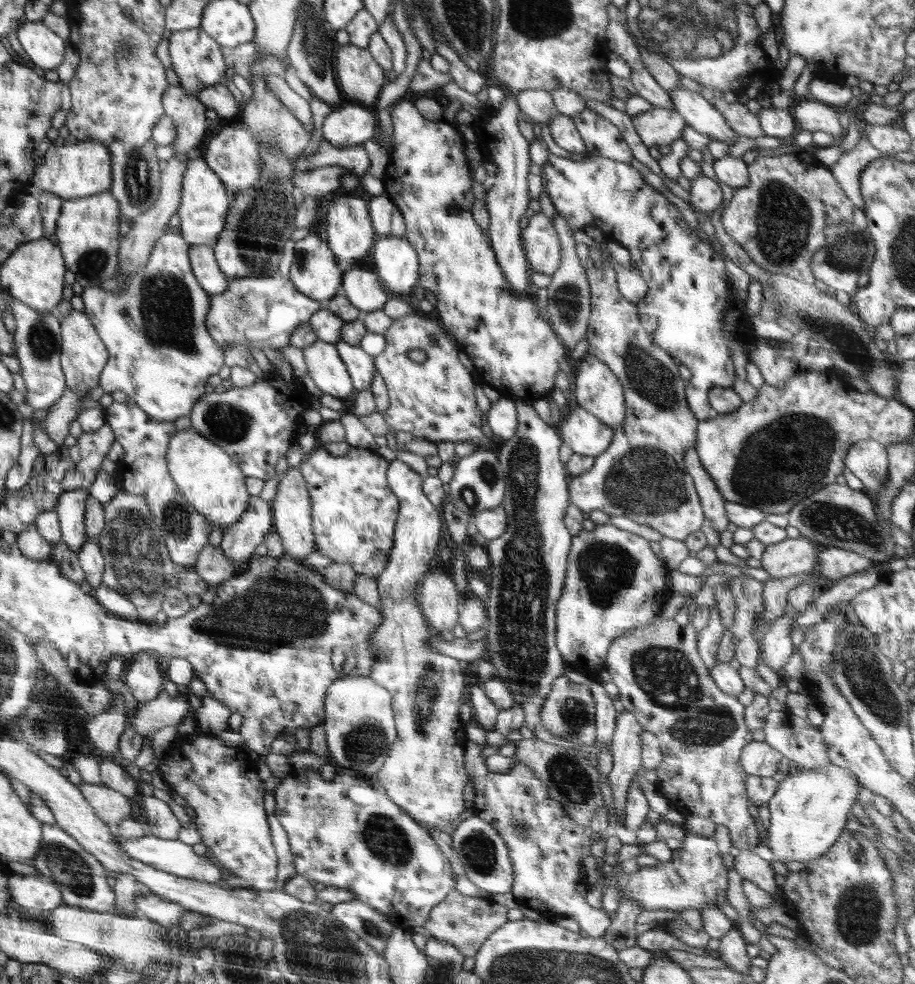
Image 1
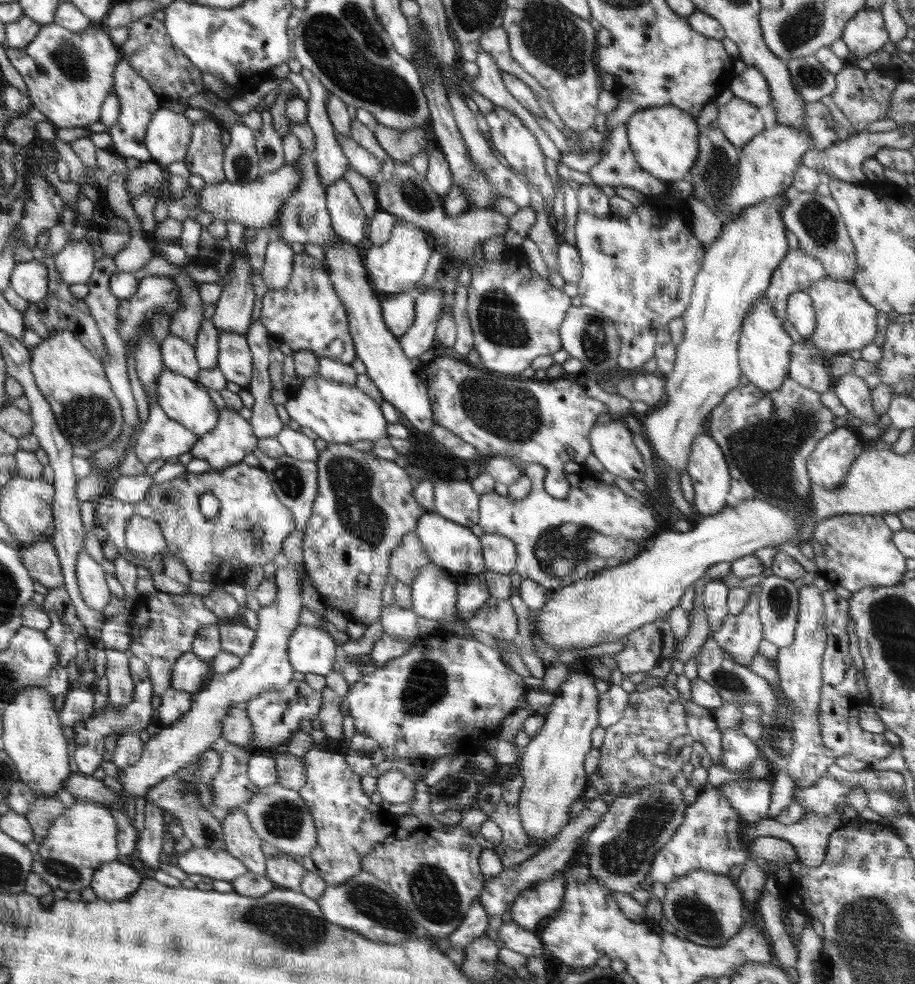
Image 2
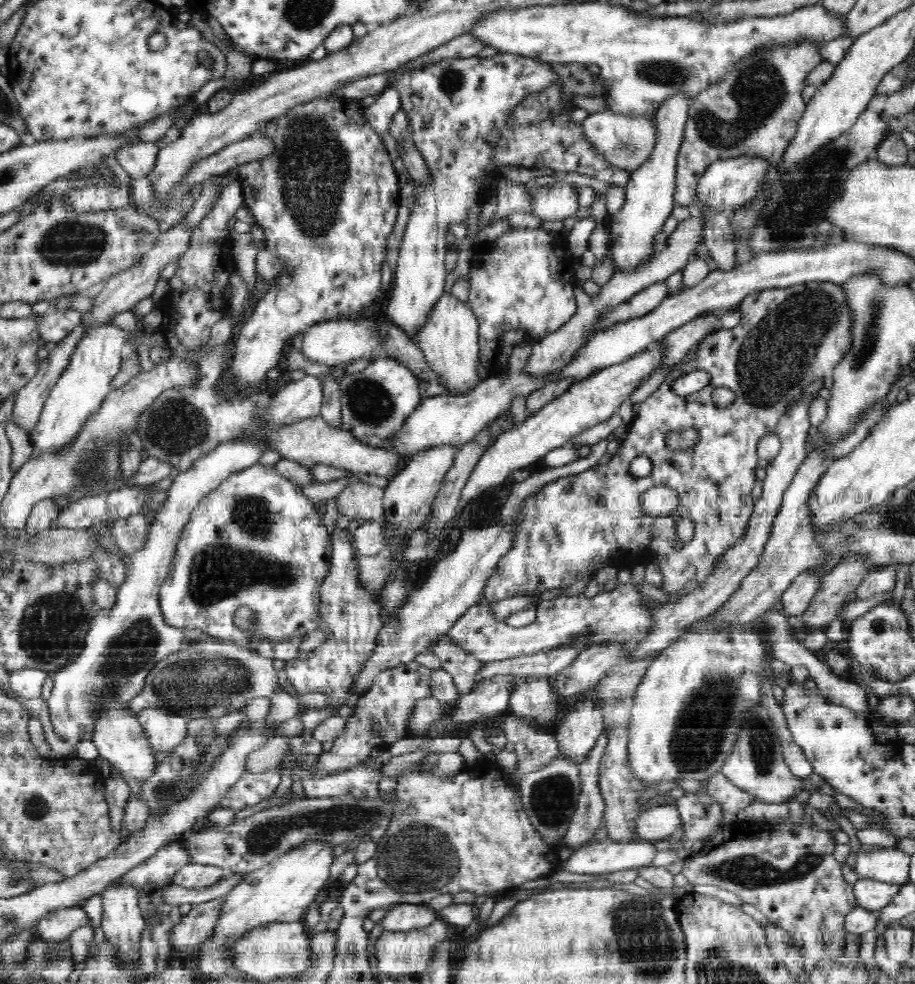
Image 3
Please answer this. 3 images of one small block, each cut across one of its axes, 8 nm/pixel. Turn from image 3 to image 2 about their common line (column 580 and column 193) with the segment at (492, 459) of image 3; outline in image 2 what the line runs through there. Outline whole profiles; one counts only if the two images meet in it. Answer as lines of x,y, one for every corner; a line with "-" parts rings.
166,368
157,380
157,403
172,420
189,428
199,437
209,433
217,425
219,419
219,409
216,408
204,386
198,384
196,379
188,378

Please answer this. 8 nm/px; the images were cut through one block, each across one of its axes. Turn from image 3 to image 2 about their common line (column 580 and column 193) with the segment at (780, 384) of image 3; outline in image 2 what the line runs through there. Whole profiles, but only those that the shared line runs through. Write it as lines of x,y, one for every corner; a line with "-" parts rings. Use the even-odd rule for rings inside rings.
243,460
221,471
210,469
202,474
185,471
160,485
152,485
148,494
134,504
105,496
97,500
94,509
96,524
108,531
109,540
114,542
118,553
125,560
136,567
143,566
150,574
164,572
162,556
143,558
126,546
125,526
132,515
151,518
161,528
166,552
180,560
191,580
208,582
214,589
236,583
244,567
262,567
272,562
275,556
283,552
282,543
295,529
292,512
274,494
267,474
262,468
249,466
-
202,494
213,494
219,500
220,512
214,519
207,520
200,511
198,502
-
252,525
258,525
264,530
260,540
252,538

